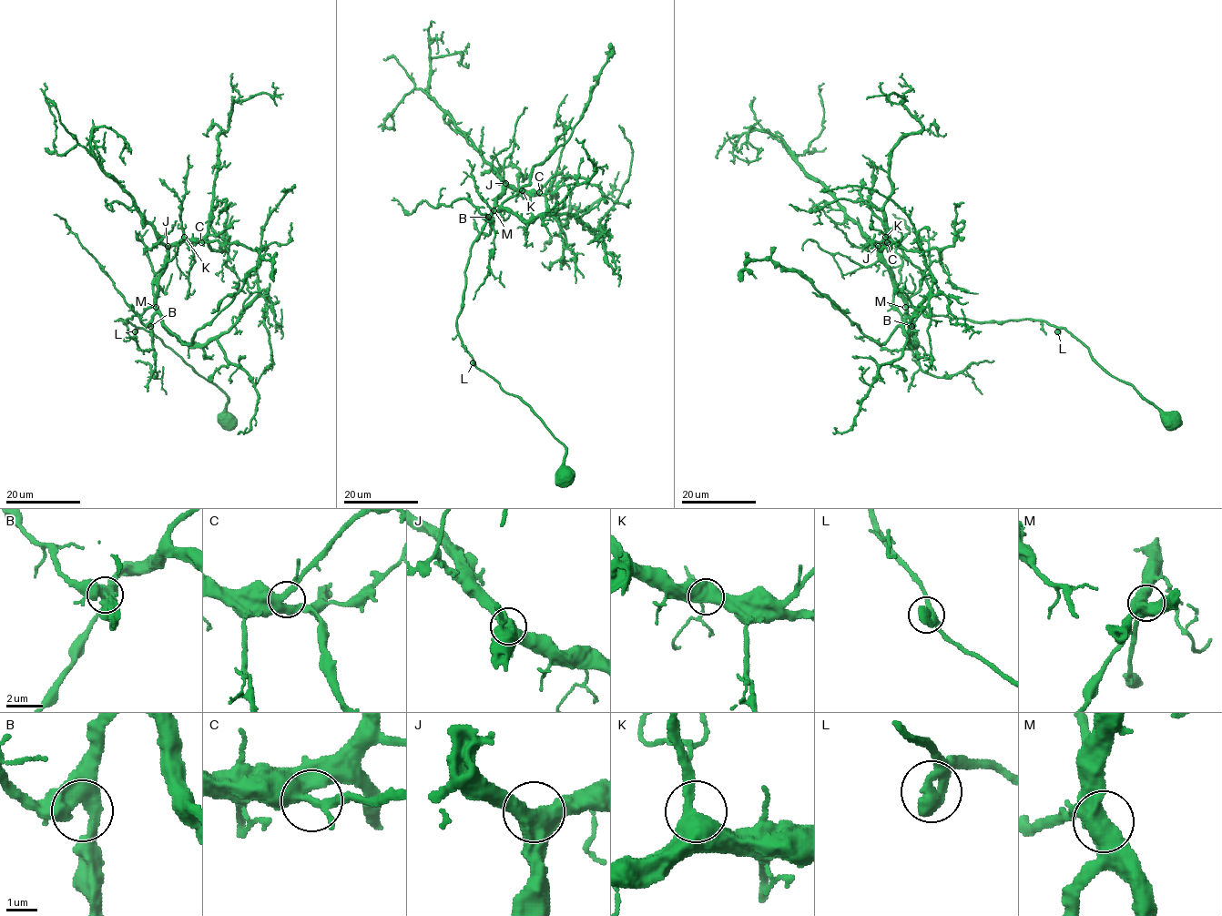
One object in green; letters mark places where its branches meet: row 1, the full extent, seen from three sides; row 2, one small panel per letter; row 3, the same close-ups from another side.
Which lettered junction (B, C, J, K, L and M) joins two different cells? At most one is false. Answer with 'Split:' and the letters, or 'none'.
Split: none

